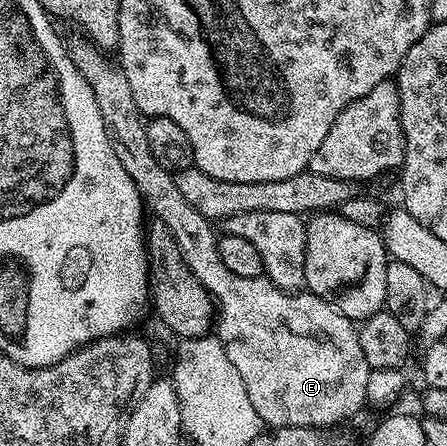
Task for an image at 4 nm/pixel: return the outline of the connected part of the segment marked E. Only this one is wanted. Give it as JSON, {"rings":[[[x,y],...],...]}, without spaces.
{"rings":[[[80,40],[80,45],[71,45],[69,59],[75,64],[75,72],[84,77],[97,99],[97,108],[101,110],[101,119],[105,119],[107,133],[113,142],[113,151],[117,151],[117,159],[121,159],[121,167],[129,171],[135,186],[143,196],[143,204],[151,209],[154,216],[165,227],[169,227],[169,235],[177,243],[181,251],[181,259],[197,275],[201,287],[210,295],[214,308],[217,310],[217,336],[225,347],[225,355],[237,367],[237,375],[241,375],[241,383],[245,383],[245,391],[249,394],[249,403],[253,403],[253,411],[262,419],[267,427],[335,427],[338,421],[351,417],[359,408],[367,405],[365,386],[369,383],[371,368],[365,363],[365,355],[361,352],[359,331],[356,322],[350,321],[341,311],[337,311],[325,299],[306,291],[288,291],[277,288],[266,276],[245,279],[245,275],[233,275],[225,263],[221,263],[219,254],[219,237],[214,233],[212,222],[208,221],[201,211],[189,207],[188,201],[182,197],[181,190],[171,170],[161,167],[157,159],[153,159],[153,151],[149,151],[149,139],[145,139],[147,126],[145,118],[139,112],[133,99],[133,91],[129,91],[129,79],[125,79],[122,69],[114,60],[111,61],[106,52],[90,41]]]}

